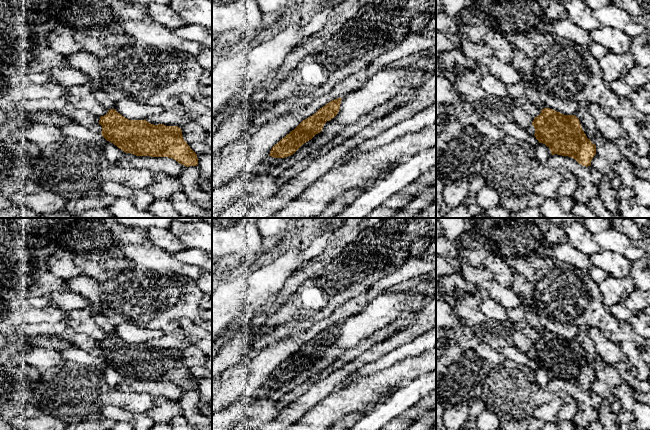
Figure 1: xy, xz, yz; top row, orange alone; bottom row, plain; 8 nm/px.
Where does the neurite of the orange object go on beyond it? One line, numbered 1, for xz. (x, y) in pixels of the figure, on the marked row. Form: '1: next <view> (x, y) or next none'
1: next none

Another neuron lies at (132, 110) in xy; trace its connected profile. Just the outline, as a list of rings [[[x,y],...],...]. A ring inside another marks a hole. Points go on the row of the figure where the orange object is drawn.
[[[120,93],[109,94],[115,104],[115,110],[129,120],[144,120],[153,115],[159,115],[165,111],[161,106],[152,106],[135,102],[124,97]]]

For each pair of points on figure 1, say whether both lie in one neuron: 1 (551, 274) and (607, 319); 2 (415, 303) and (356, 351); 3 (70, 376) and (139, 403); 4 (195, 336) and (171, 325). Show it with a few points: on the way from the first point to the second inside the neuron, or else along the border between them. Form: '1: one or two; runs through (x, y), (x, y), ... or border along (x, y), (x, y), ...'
1: one; runs through (565, 288), (584, 307), (593, 313)
2: one; runs through (402, 318), (388, 331), (371, 340)
3: one; runs through (87, 392), (110, 395), (122, 399)
4: two; border along (179, 320), (188, 317), (201, 326)

